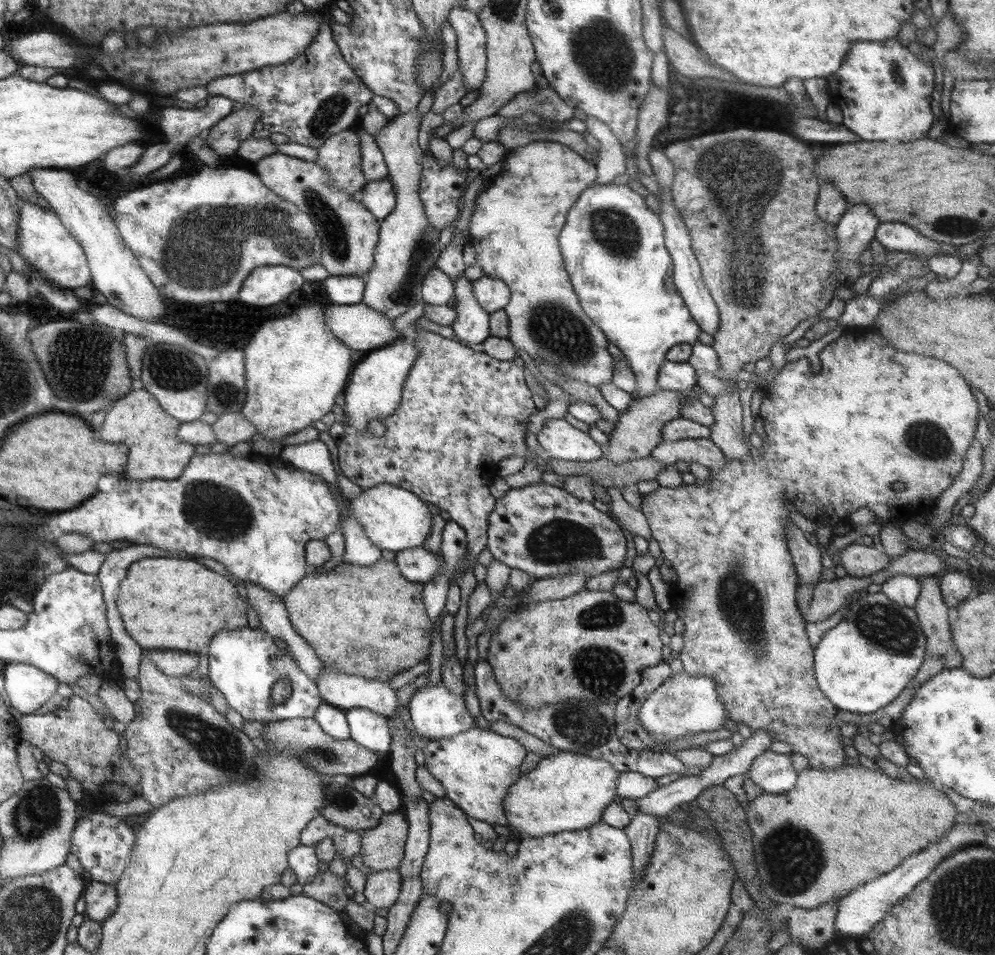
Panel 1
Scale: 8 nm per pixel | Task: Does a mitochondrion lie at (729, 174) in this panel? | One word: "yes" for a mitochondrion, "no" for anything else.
yes

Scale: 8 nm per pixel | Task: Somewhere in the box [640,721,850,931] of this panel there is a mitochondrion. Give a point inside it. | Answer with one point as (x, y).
(792, 857)

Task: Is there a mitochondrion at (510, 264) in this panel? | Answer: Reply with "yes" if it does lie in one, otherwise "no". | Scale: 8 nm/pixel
no

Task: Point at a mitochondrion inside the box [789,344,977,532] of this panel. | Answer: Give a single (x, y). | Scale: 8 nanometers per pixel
(922, 437)

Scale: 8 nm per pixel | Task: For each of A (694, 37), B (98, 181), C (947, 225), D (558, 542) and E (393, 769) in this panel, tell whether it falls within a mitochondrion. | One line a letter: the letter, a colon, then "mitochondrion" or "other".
A: other
B: other
C: mitochondrion
D: mitochondrion
E: other

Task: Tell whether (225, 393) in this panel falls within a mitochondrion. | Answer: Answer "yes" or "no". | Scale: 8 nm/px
yes

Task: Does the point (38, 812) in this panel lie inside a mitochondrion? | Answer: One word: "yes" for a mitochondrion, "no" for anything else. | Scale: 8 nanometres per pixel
yes

